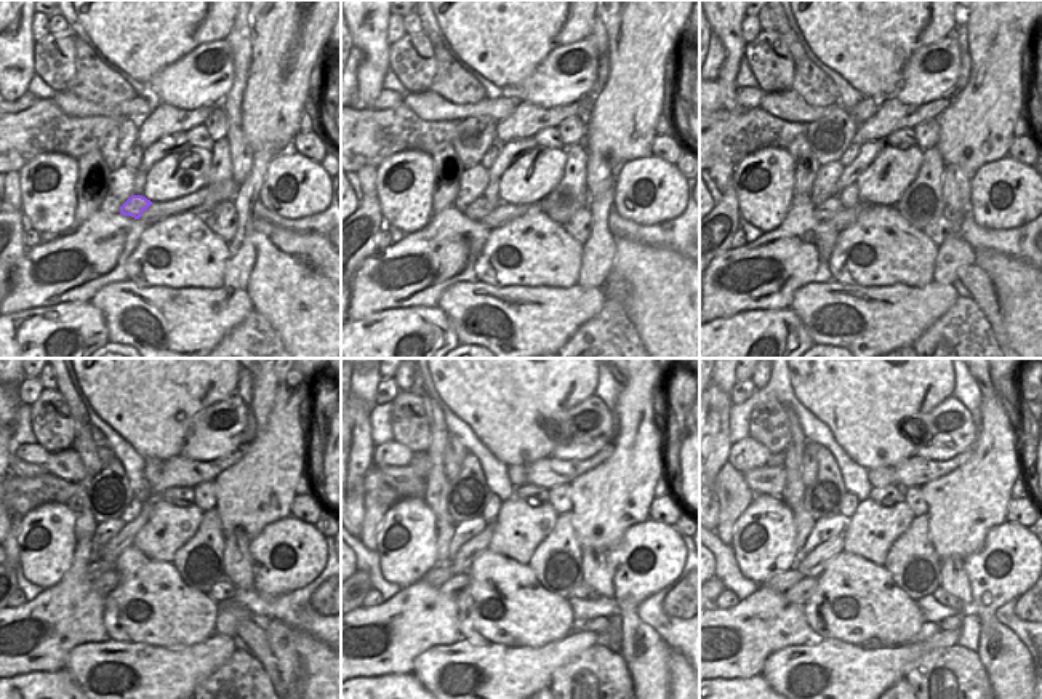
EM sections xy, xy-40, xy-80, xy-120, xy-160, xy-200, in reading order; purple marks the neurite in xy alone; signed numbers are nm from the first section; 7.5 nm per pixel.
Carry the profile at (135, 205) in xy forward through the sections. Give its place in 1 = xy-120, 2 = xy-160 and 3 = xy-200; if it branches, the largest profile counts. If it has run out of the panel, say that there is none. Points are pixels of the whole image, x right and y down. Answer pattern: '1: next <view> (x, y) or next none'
1: next xy-120 (96, 568)
2: next xy-160 (440, 573)
3: next xy-200 (783, 581)

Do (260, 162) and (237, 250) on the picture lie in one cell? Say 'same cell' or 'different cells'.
same cell

